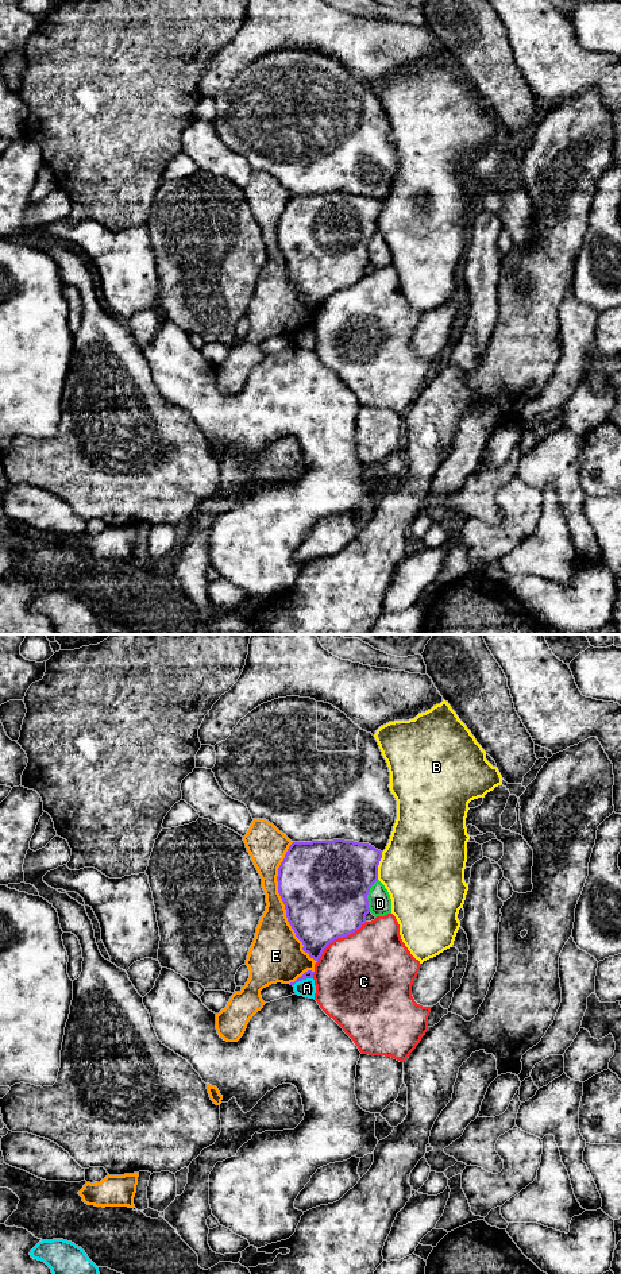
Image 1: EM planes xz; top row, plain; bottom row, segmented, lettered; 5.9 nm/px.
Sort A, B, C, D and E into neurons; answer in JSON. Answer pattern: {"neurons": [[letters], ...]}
{"neurons": [["A", "E"], ["B"], ["C"], ["D"]]}

